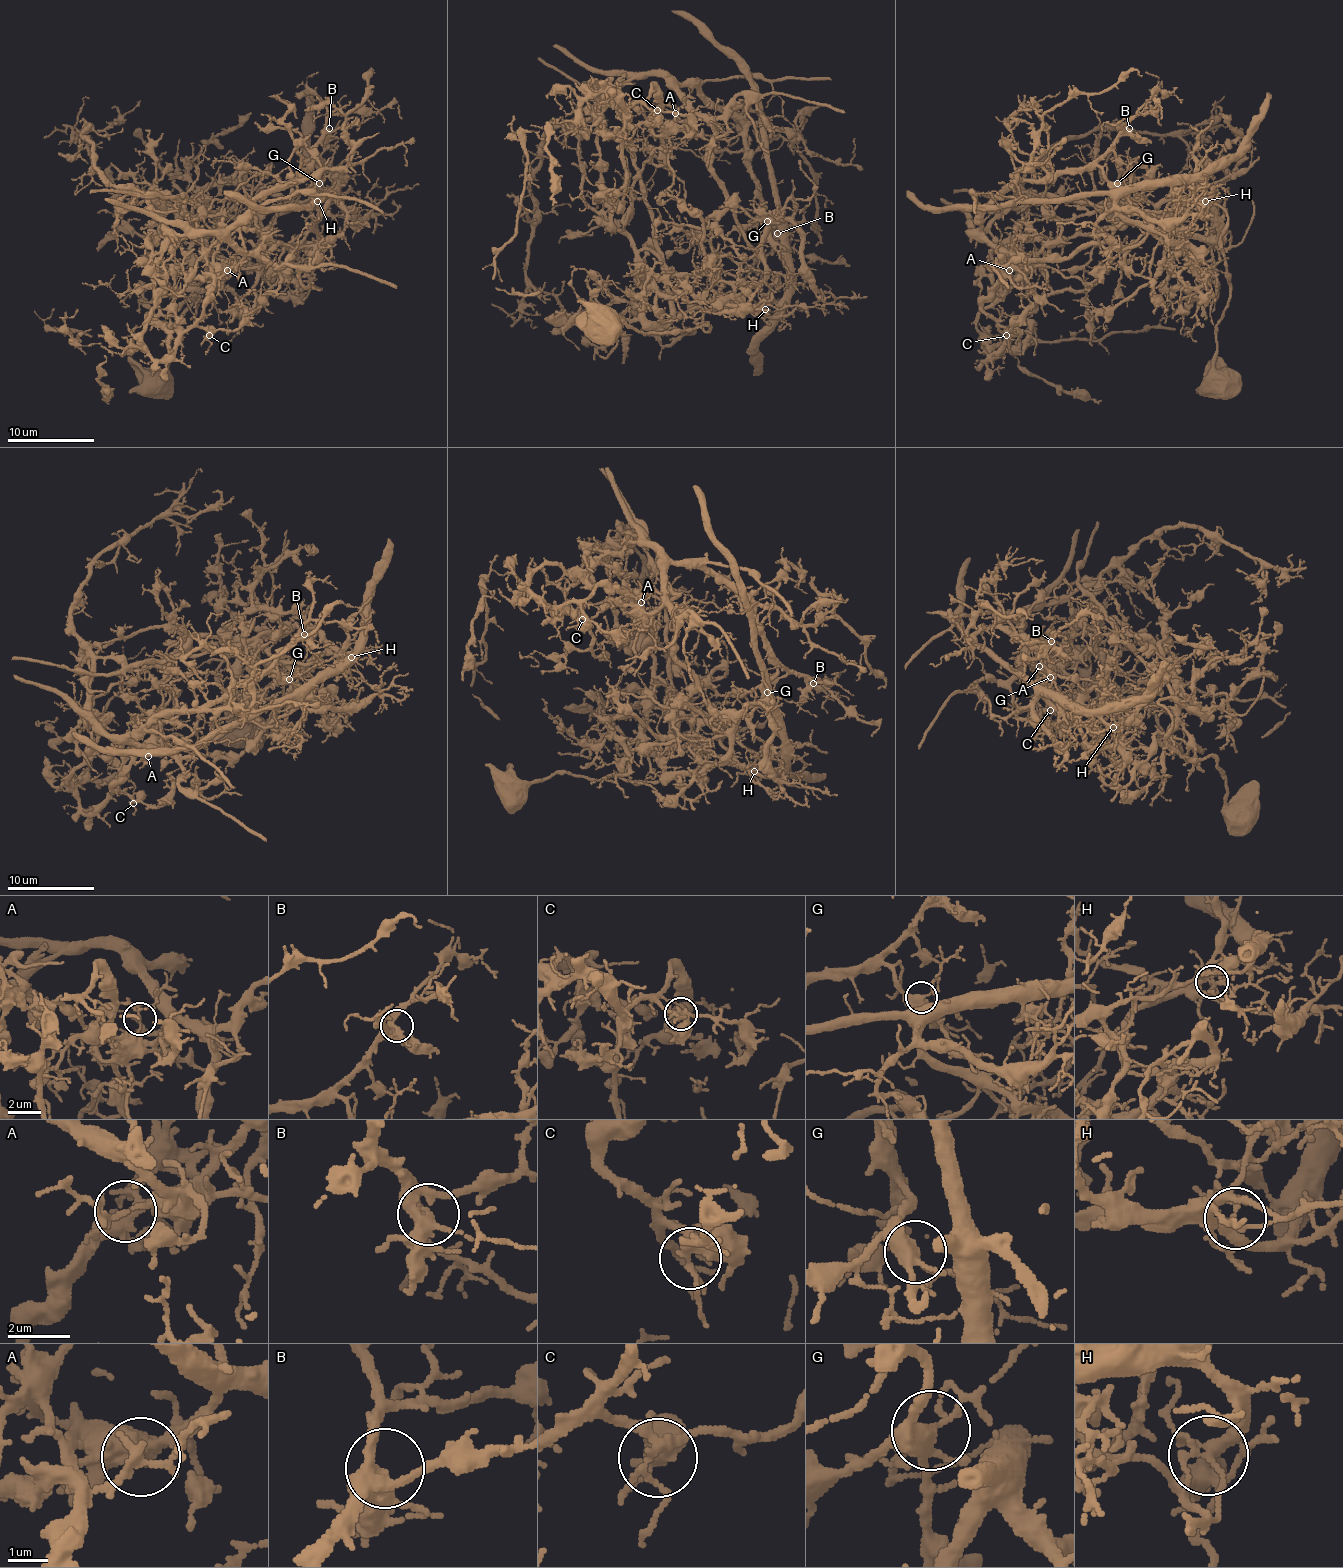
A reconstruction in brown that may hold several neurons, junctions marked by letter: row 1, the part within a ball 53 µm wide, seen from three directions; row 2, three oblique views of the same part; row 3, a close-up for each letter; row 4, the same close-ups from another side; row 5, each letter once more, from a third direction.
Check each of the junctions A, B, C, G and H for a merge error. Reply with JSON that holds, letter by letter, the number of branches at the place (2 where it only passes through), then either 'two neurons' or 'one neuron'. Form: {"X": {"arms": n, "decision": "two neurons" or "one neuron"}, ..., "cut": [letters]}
{"A": {"arms": 4, "decision": "two neurons"}, "B": {"arms": 5, "decision": "one neuron"}, "C": {"arms": 5, "decision": "one neuron"}, "G": {"arms": 4, "decision": "two neurons"}, "H": {"arms": 6, "decision": "two neurons"}, "cut": ["A", "G", "H"]}

